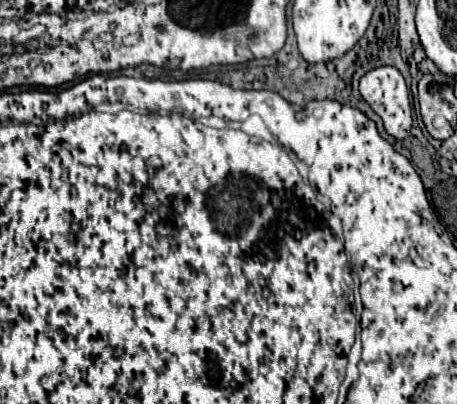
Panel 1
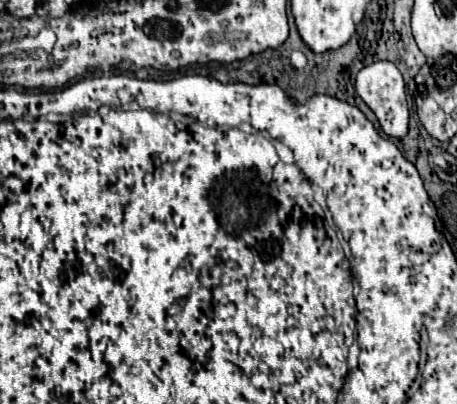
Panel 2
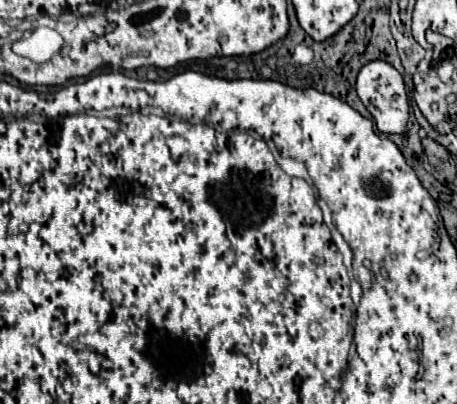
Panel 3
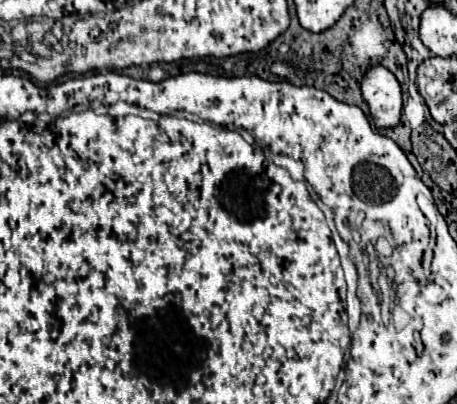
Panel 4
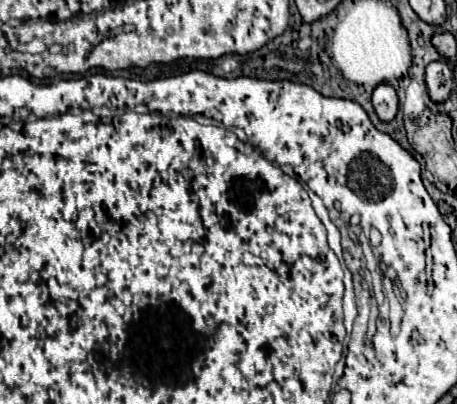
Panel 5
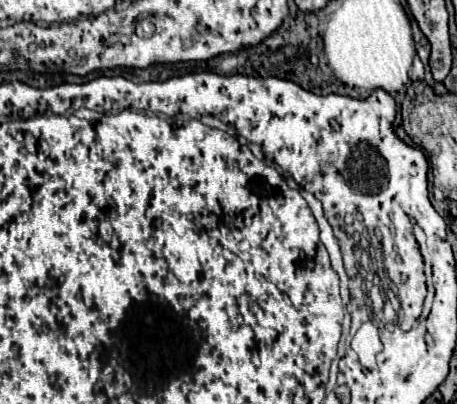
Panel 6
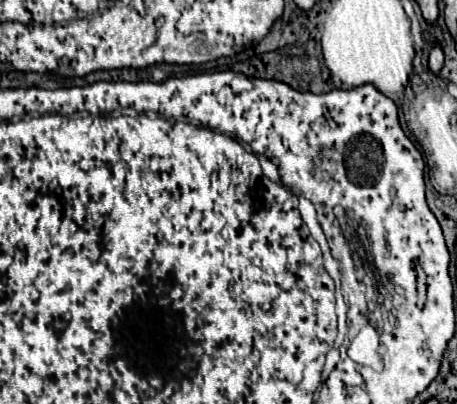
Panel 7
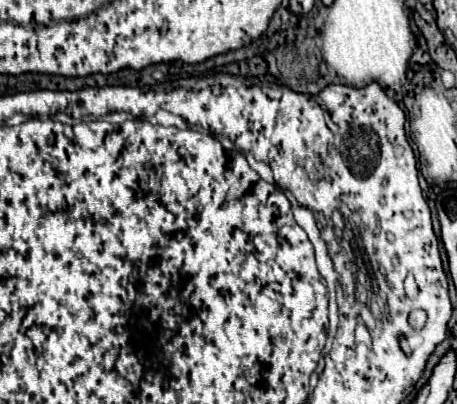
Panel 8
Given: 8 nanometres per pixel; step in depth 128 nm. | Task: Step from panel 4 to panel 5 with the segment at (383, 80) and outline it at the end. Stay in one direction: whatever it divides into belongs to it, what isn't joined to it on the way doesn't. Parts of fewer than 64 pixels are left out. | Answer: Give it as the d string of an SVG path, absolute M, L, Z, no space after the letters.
M380 84L376 86L376 90L372 94L372 103L378 118L382 122L390 122L398 112L399 100L396 91L388 84Z

